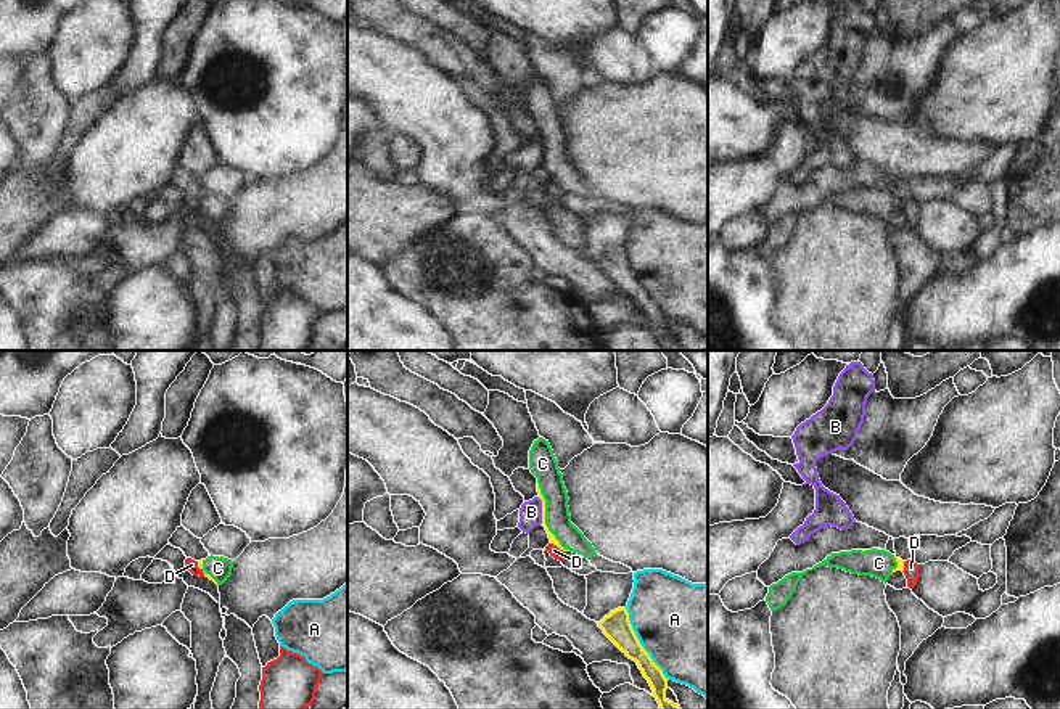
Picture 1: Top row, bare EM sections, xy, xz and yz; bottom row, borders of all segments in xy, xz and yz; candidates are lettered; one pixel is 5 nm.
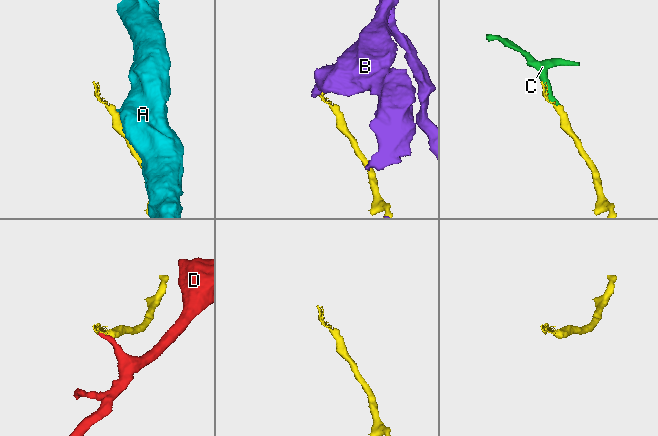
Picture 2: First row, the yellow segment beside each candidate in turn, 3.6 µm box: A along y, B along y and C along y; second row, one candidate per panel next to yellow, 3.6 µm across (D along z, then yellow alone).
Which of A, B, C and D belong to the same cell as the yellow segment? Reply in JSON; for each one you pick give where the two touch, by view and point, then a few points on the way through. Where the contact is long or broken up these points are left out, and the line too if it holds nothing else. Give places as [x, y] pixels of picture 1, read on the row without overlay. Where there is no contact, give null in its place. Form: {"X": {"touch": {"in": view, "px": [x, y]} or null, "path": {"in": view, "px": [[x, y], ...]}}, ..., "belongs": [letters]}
{"C": {"touch": {"in": "xz", "px": [544, 158]}}, "belongs": ["C"]}

